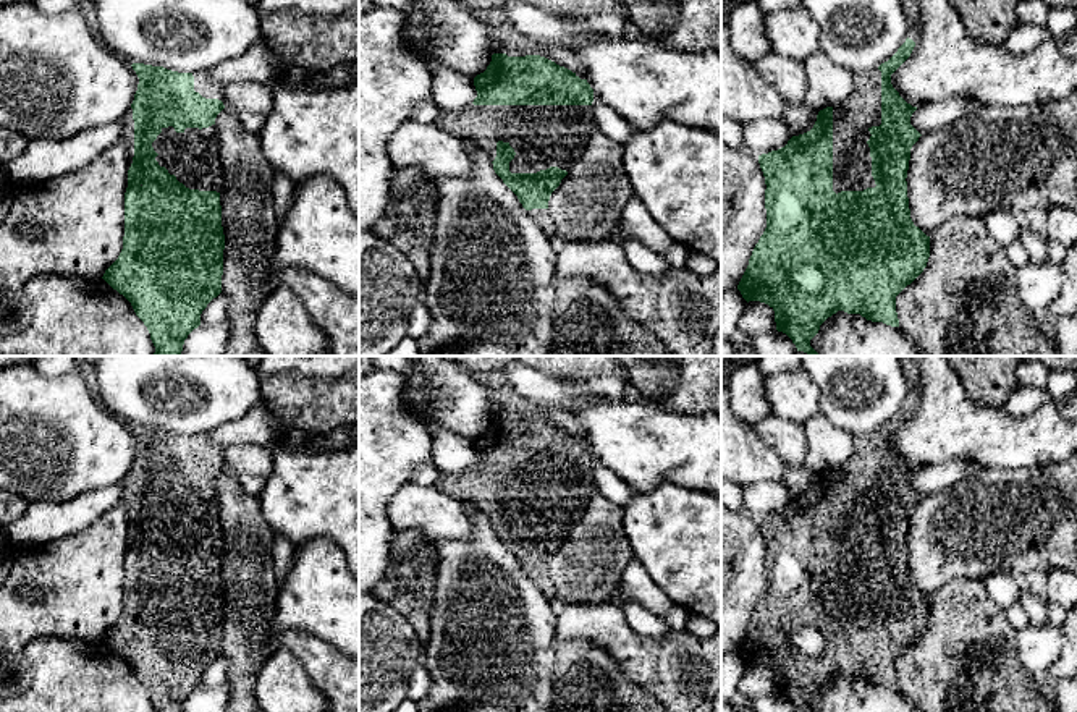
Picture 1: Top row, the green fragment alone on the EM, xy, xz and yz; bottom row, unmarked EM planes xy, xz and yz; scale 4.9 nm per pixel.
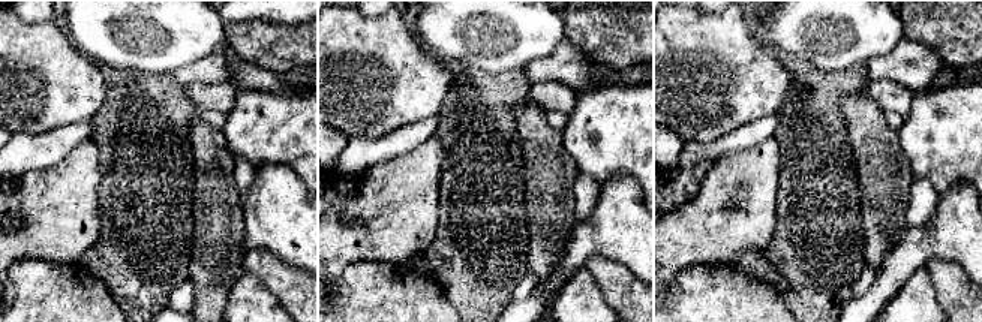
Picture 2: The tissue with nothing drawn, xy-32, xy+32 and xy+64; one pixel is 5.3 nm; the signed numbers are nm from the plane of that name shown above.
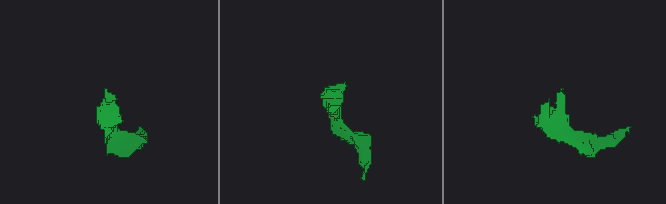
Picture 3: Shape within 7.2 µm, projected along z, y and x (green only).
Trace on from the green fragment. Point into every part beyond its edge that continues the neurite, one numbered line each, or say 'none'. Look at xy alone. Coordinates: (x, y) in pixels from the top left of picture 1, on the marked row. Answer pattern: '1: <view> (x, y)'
1: xy (202, 83)
2: xy (191, 156)

